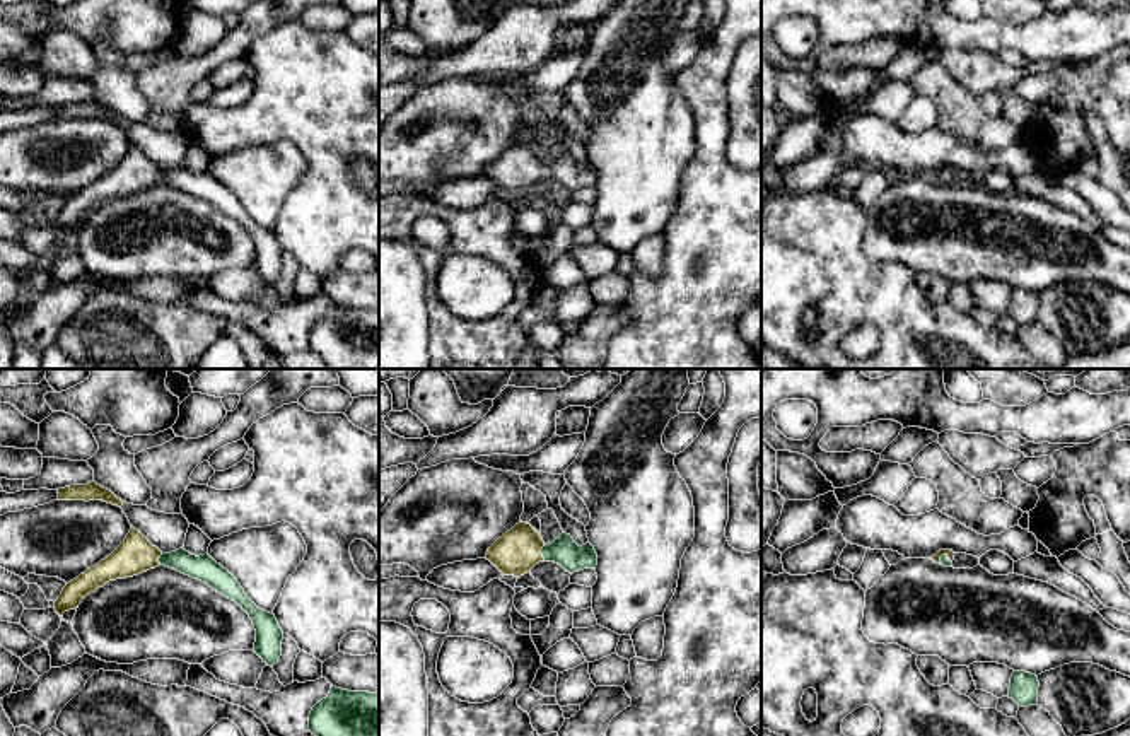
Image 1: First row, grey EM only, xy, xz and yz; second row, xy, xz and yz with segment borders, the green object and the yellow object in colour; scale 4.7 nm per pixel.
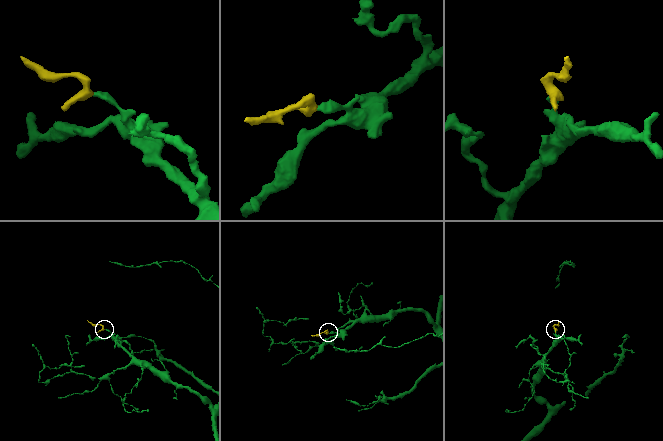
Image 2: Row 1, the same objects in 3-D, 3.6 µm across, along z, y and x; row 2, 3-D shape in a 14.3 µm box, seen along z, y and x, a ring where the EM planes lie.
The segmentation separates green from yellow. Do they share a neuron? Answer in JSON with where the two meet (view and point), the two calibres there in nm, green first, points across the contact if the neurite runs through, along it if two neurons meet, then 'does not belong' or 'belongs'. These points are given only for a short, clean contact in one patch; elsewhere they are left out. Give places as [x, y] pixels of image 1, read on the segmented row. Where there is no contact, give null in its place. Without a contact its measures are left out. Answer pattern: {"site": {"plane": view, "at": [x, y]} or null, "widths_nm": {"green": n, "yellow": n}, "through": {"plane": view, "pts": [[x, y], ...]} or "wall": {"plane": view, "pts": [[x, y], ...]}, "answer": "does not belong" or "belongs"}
{"site": {"plane": "xz", "at": [541, 554]}, "widths_nm": {"green": 140, "yellow": 200}, "through": {"plane": "xz", "pts": [[564, 550], [541, 554], [514, 554]]}, "answer": "belongs"}

